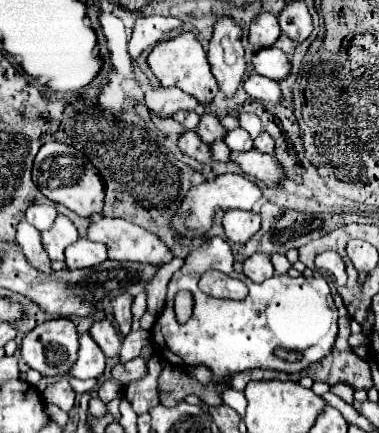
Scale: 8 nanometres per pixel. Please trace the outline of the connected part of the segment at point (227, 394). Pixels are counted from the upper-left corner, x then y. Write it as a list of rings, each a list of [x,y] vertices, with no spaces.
[[[229,388],[222,393],[223,403],[227,404],[240,416],[244,417],[247,407],[247,400],[243,391],[236,391],[233,388]]]

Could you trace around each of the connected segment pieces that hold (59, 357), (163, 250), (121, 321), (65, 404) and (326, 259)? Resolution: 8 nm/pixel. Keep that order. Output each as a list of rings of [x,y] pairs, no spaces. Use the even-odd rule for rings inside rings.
[[[56,318],[38,324],[22,340],[24,362],[44,378],[64,376],[78,358],[78,332],[72,320]]]
[[[102,216],[98,222],[90,224],[86,238],[106,244],[110,260],[140,260],[144,264],[166,264],[172,260],[170,250],[160,238],[122,218]]]
[[[120,294],[120,298],[112,300],[112,312],[114,312],[114,318],[120,326],[122,336],[128,336],[130,330],[132,330],[132,314],[130,314],[132,300],[134,298],[130,294]]]
[[[62,378],[62,380],[54,382],[54,384],[48,384],[46,390],[42,392],[42,396],[44,396],[46,404],[56,404],[64,412],[68,412],[74,406],[74,398],[76,398],[74,390],[68,384],[68,378]]]
[[[322,252],[316,258],[316,268],[322,270],[322,272],[330,272],[338,286],[346,284],[346,266],[336,252]]]

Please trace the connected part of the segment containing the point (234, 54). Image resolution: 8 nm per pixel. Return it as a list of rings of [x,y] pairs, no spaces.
[[[222,18],[216,24],[214,36],[208,46],[208,62],[212,66],[212,74],[218,80],[220,90],[228,98],[232,98],[238,92],[246,74],[240,28],[232,18]]]

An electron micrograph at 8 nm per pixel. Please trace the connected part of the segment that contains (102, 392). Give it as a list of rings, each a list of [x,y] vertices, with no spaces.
[[[104,382],[104,384],[98,388],[98,396],[100,396],[102,402],[110,402],[110,400],[118,398],[120,394],[122,394],[122,388],[120,388],[120,384],[116,384],[116,382]]]

